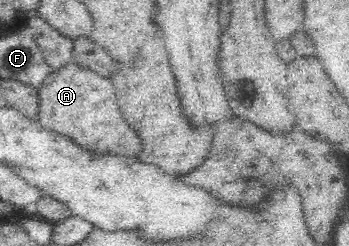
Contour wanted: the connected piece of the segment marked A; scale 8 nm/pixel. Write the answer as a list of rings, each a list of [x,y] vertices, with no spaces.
[[[72,62],[50,73],[38,89],[36,120],[42,129],[60,132],[72,138],[78,146],[98,152],[138,156],[141,140],[122,116],[116,92],[111,78],[98,76],[98,73]]]

